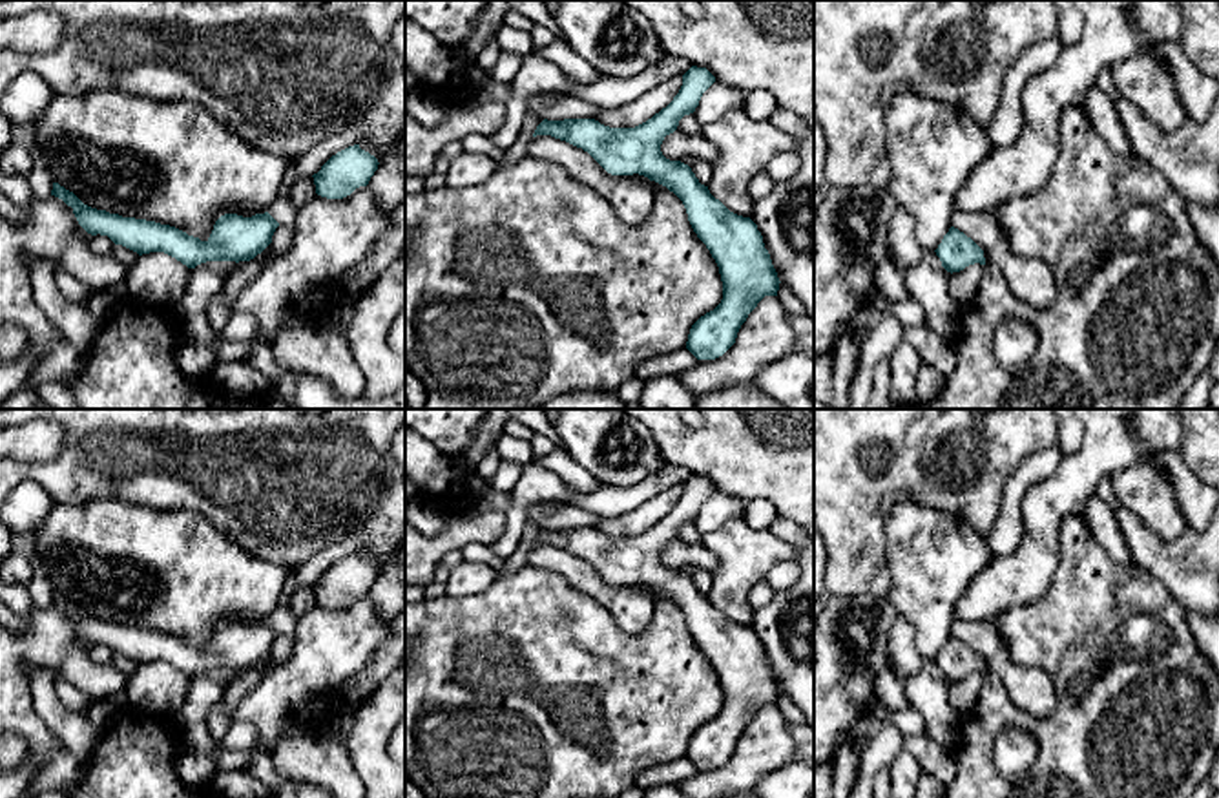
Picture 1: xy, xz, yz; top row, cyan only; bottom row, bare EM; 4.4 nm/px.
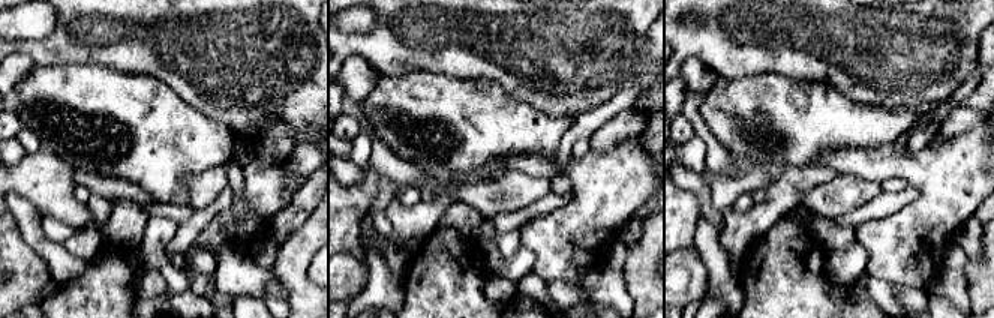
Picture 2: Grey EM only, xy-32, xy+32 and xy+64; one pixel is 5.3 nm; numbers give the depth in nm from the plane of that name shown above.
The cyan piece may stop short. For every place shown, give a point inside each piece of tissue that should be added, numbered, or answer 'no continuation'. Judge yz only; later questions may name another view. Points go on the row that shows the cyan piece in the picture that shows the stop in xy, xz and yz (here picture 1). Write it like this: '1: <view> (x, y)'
no continuation

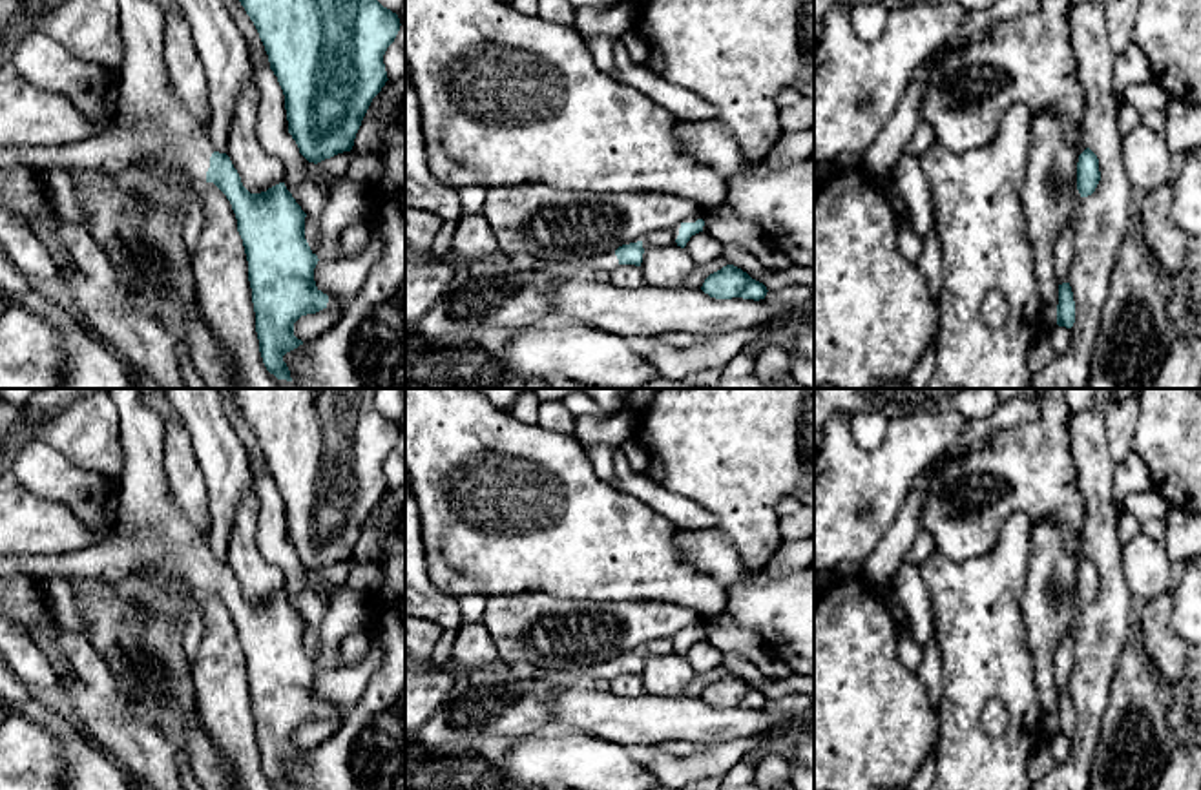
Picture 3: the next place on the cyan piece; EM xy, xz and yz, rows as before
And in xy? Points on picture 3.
1: xy (154, 126)

